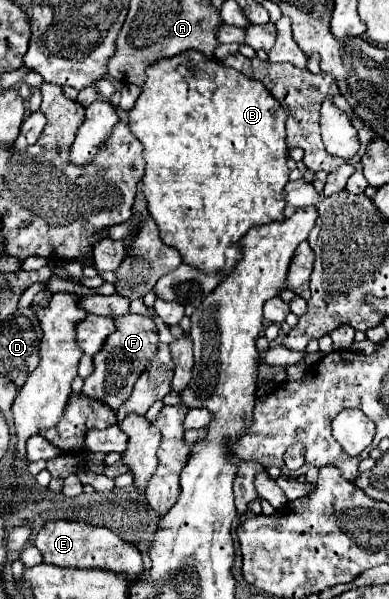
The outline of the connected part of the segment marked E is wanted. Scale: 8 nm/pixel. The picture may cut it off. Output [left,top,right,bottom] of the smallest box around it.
[34,519,144,579]

